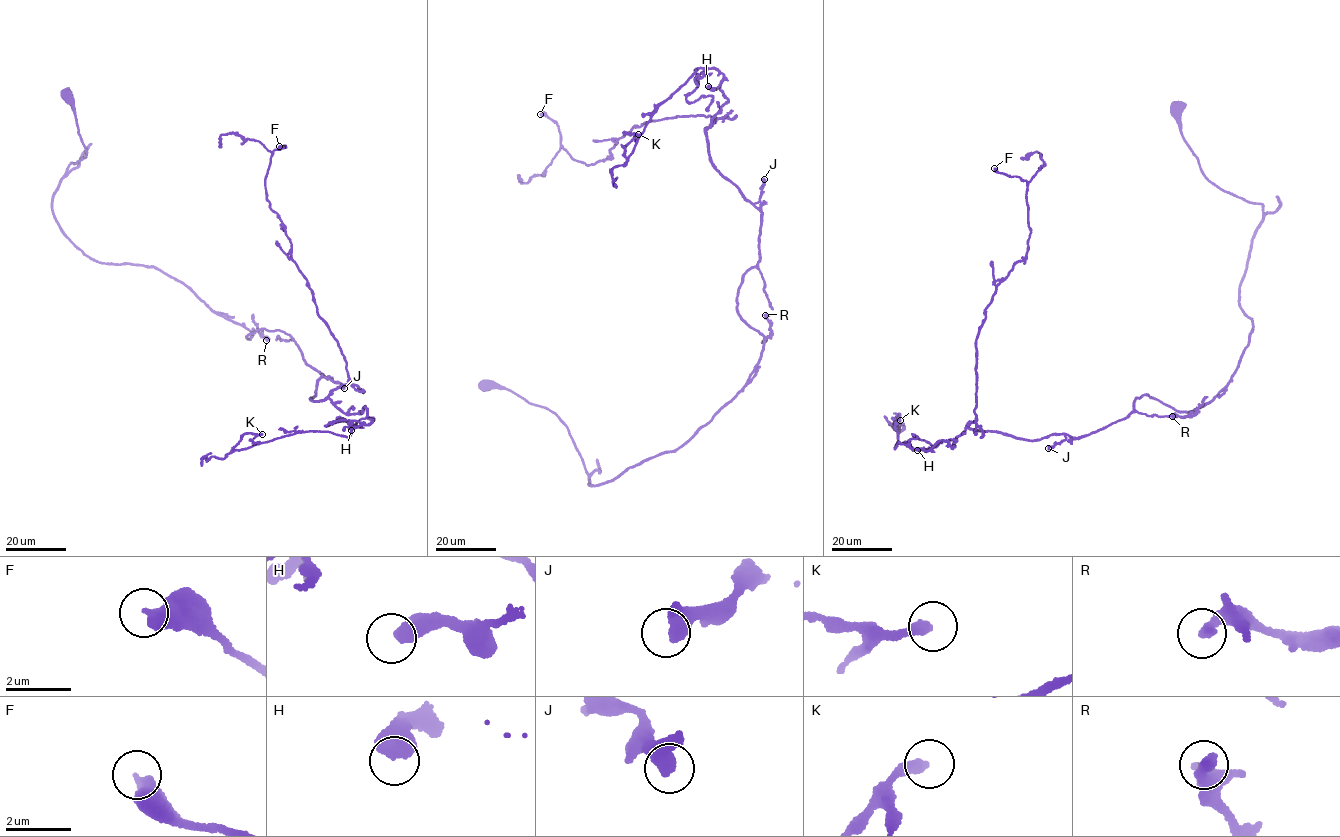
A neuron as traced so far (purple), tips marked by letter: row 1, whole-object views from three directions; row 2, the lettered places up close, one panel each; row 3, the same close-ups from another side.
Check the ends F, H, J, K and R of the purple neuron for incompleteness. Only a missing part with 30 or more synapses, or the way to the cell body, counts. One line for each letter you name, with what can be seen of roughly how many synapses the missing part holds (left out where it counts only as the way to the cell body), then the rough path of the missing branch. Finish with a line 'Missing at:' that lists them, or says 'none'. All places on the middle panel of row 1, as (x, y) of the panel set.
Missing at: none

